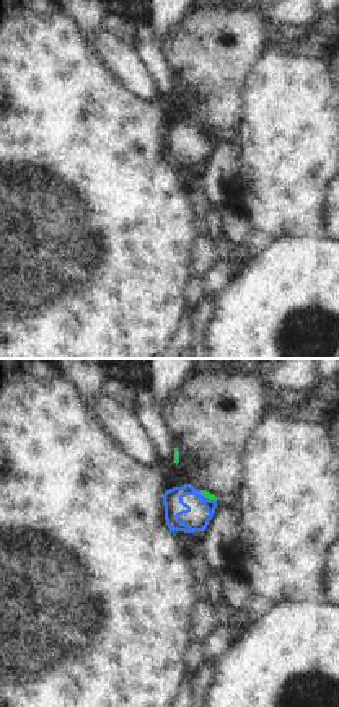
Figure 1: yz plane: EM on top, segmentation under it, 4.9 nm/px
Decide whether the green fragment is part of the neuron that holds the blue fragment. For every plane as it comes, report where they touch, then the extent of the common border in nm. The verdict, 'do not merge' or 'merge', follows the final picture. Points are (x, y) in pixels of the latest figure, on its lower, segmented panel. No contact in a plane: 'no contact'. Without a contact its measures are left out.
contact (207, 499); length 100 nm

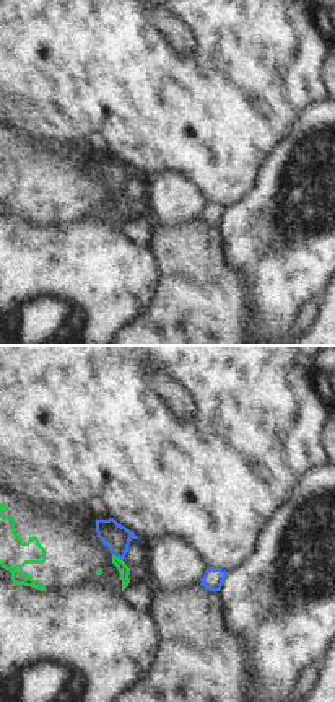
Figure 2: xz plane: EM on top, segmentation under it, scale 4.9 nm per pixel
contact (117, 556); length 70 nm

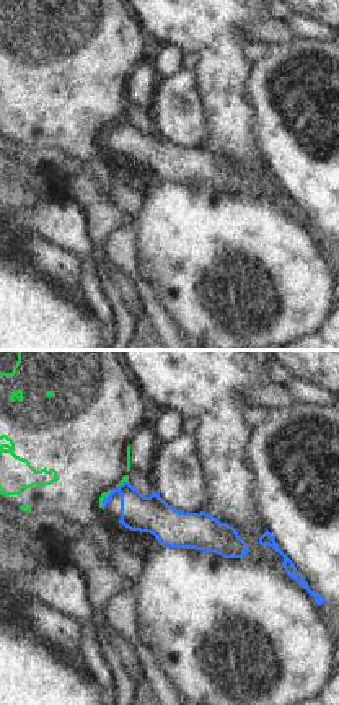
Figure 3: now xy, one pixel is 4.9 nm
contact (113, 490); length 180 nm

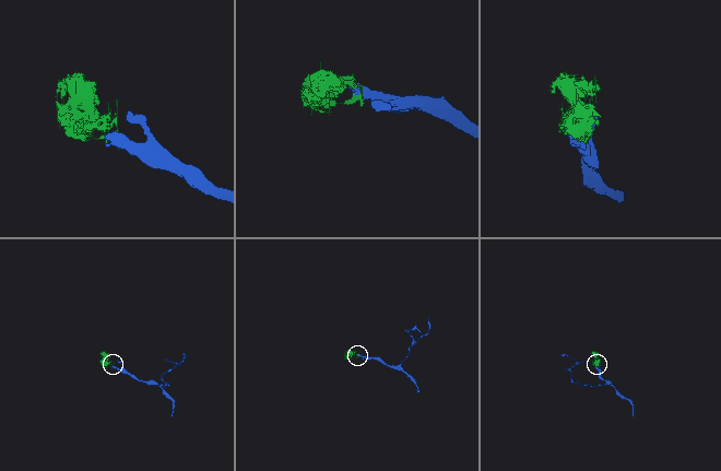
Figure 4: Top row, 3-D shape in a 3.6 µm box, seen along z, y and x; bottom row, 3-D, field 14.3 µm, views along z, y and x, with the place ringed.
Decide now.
do not merge

